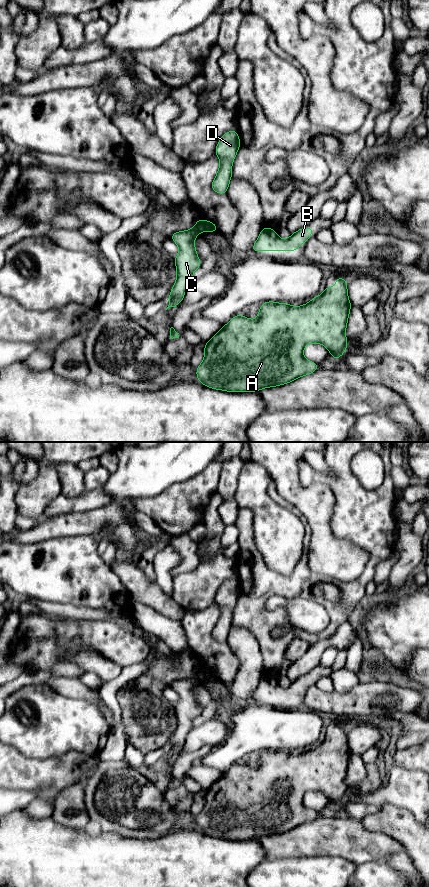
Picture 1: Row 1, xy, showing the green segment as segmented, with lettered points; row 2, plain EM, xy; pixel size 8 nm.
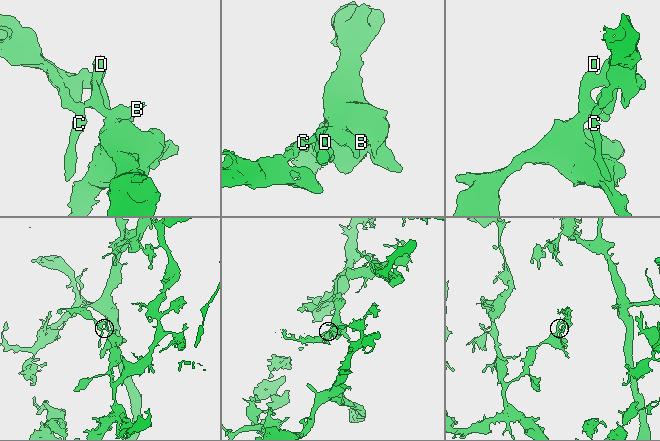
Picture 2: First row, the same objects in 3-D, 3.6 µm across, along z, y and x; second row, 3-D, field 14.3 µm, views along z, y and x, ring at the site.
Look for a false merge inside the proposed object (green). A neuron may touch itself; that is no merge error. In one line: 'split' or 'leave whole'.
split

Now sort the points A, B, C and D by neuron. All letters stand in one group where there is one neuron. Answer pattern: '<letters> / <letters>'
A B D / C

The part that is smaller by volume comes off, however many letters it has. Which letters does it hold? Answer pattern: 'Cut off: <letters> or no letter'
Cut off: C

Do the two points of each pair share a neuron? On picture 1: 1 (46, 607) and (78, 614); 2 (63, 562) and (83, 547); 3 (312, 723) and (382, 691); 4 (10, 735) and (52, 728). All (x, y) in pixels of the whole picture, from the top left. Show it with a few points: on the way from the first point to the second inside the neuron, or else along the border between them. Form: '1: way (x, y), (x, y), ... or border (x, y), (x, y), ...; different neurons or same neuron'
1: way (54, 609), (70, 612); same neuron
2: way (68, 562), (78, 552); same neuron
3: border (303, 707), (314, 710), (322, 716); different neurons
4: way (20, 732), (36, 732), (42, 728); same neuron

